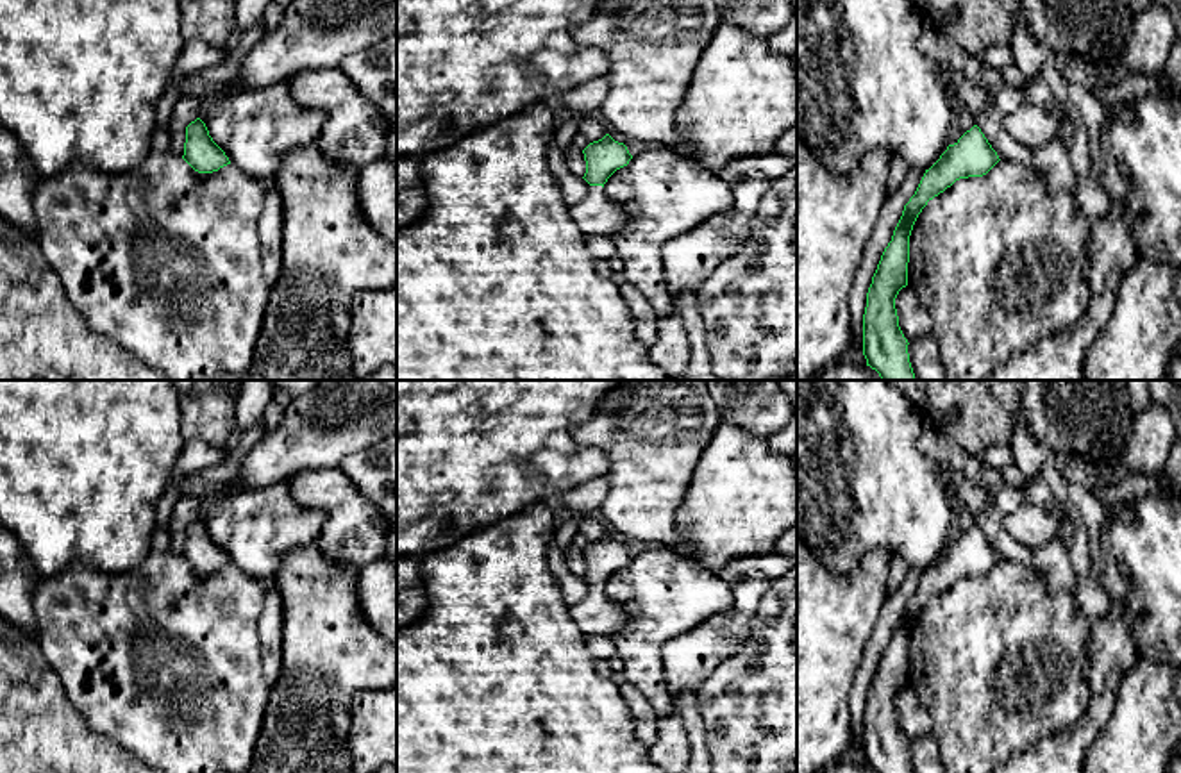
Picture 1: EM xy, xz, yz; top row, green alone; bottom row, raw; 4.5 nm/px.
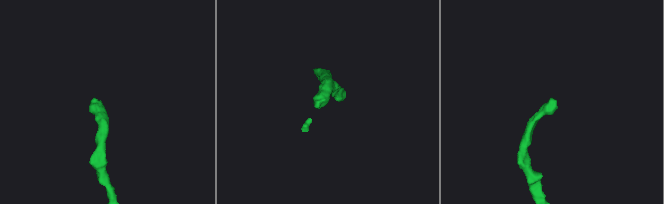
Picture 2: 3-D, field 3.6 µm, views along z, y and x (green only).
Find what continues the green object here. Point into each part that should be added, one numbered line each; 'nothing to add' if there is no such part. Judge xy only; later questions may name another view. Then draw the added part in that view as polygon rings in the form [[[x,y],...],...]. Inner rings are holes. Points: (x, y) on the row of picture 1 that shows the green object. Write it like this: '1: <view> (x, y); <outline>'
nothing to add

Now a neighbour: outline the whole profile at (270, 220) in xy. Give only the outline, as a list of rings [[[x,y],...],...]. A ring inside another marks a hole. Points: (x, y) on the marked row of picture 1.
[[[268,187],[264,207],[257,220],[257,234],[261,239],[263,273],[272,286],[282,268],[282,198],[275,187]]]

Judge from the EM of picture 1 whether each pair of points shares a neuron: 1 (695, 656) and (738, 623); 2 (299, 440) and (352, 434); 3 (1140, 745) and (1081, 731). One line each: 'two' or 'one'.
1: one
2: one
3: two

